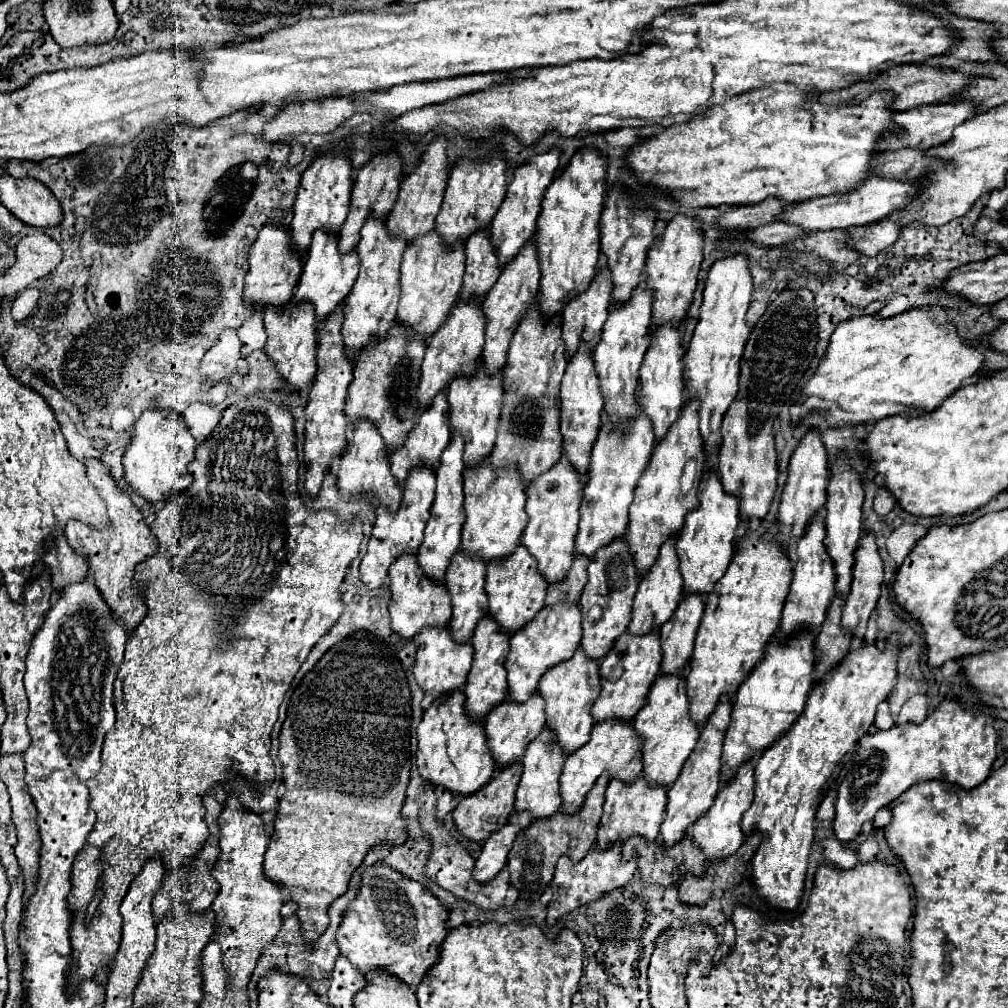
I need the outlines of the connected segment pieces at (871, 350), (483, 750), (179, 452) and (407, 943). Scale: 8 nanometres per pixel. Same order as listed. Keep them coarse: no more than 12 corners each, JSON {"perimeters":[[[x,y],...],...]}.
{"perimeters":[[[939,304],[837,326],[791,422],[929,414],[983,368]],[[463,690],[433,700],[417,728],[419,774],[471,794],[495,774]],[[143,410],[125,480],[151,504],[191,486],[195,438],[181,416]],[[385,862],[365,868],[337,944],[409,986],[449,910]]]}

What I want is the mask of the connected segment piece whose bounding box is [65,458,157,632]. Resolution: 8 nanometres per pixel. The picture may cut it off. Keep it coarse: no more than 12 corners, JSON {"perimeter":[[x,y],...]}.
{"perimeter":[[101,458],[85,460],[111,530],[71,518],[101,596],[129,632],[147,614],[135,566],[157,538]]}

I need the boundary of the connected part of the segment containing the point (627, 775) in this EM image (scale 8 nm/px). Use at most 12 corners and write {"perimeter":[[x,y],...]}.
{"perimeter":[[595,722],[567,754],[563,810],[577,812],[595,780],[631,782],[643,770],[643,740],[631,722]]}

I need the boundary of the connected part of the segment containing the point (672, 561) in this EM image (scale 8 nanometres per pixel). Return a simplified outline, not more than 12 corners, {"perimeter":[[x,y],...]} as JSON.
{"perimeter":[[677,536],[641,576],[631,634],[671,618],[683,596]]}

